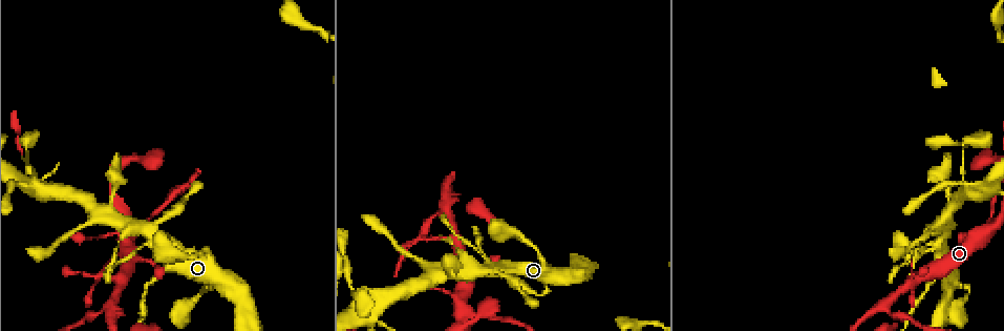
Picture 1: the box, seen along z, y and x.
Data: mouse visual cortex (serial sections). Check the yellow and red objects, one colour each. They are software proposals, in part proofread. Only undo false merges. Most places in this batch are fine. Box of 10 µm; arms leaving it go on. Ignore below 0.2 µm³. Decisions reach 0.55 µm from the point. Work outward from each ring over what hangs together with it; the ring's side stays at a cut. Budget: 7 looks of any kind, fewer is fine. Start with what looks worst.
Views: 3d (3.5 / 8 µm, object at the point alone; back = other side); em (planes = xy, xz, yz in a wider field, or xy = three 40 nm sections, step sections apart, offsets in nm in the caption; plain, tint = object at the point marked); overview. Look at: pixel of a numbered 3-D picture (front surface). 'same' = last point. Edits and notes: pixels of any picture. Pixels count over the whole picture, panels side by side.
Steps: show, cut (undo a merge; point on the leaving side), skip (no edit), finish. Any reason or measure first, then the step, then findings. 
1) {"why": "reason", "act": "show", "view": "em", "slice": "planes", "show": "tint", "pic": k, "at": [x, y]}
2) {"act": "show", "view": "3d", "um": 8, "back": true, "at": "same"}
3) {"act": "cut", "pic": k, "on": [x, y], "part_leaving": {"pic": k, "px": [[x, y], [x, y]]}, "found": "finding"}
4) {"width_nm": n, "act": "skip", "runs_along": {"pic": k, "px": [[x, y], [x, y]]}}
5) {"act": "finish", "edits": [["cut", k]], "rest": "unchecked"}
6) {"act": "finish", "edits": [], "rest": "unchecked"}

{"why": "calibre changes", "act": "show", "view": "3d", "um": 8, "pic": 1, "at": [983, 188]}

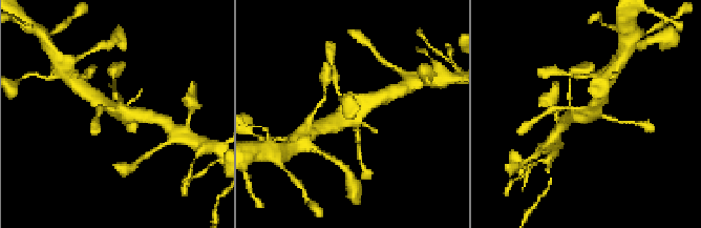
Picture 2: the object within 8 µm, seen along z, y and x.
{"act": "show", "view": "3d", "um": 3.5, "at": "same"}

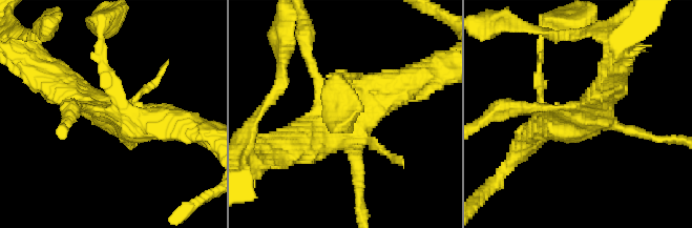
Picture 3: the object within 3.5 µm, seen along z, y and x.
{"why": "now the EM", "act": "show", "view": "em", "slice": "planes", "show": "tint", "pic": 3, "at": [117, 119]}

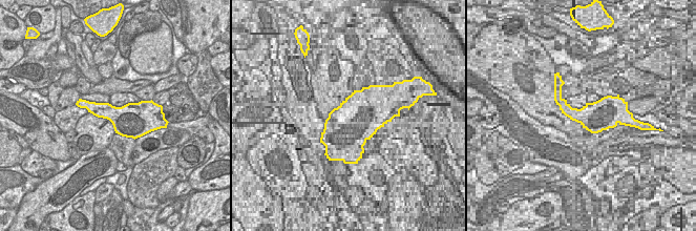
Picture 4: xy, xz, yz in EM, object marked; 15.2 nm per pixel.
{"act": "skip", "runs_along": {"pic": 3, "px": [[413, 79], [303, 143]]}, "found": "all the same cell"}

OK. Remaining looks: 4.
{"why": "three arms meet", "act": "show", "view": "3d", "um": 8, "pic": 1, "at": [886, 307]}

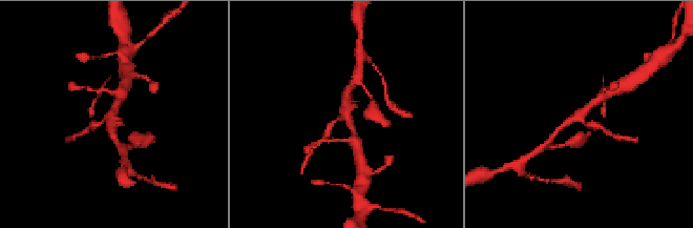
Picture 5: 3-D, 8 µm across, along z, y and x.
{"act": "show", "view": "3d", "um": 3.5, "at": "same"}

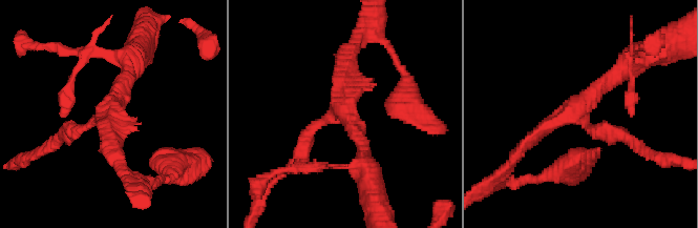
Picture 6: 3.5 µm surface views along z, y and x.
{"act": "show", "view": "em", "slice": "planes", "show": "tint", "pic": 6, "at": [108, 111]}

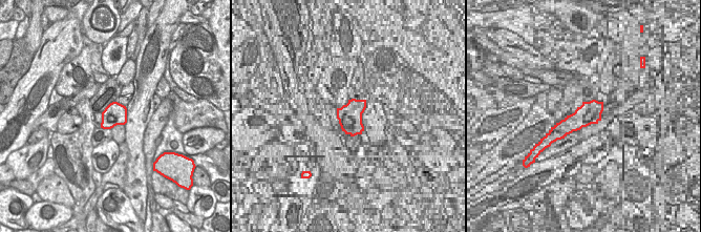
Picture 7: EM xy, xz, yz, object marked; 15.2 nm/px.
{"arms": 3, "arm_widths_nm": [200, 200, 250], "act": "skip", "runs_along": {"pic": 6, "px": [[626, 63], [579, 111], [526, 144]]}, "found": "all the same cell"}

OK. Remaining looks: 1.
{"act": "finish", "edits": [], "rest": "unchecked"}

